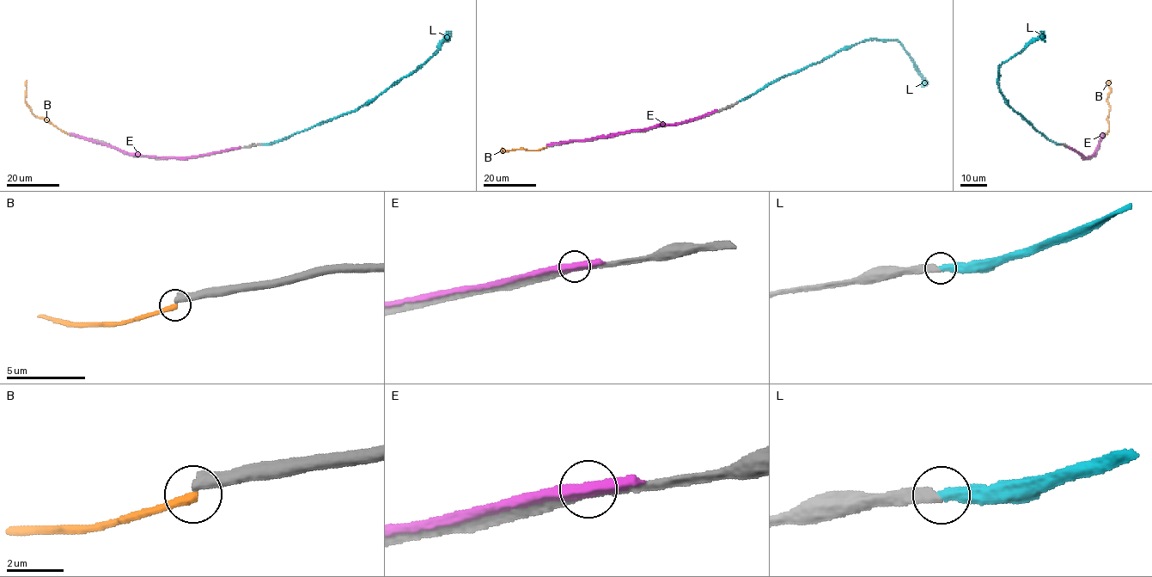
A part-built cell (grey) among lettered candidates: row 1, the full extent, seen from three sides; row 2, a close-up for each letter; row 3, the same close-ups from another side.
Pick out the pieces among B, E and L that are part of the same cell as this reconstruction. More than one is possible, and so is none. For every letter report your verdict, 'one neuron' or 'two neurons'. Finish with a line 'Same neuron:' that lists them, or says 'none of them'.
B: two neurons
E: two neurons
L: one neuron
Same neuron: L

